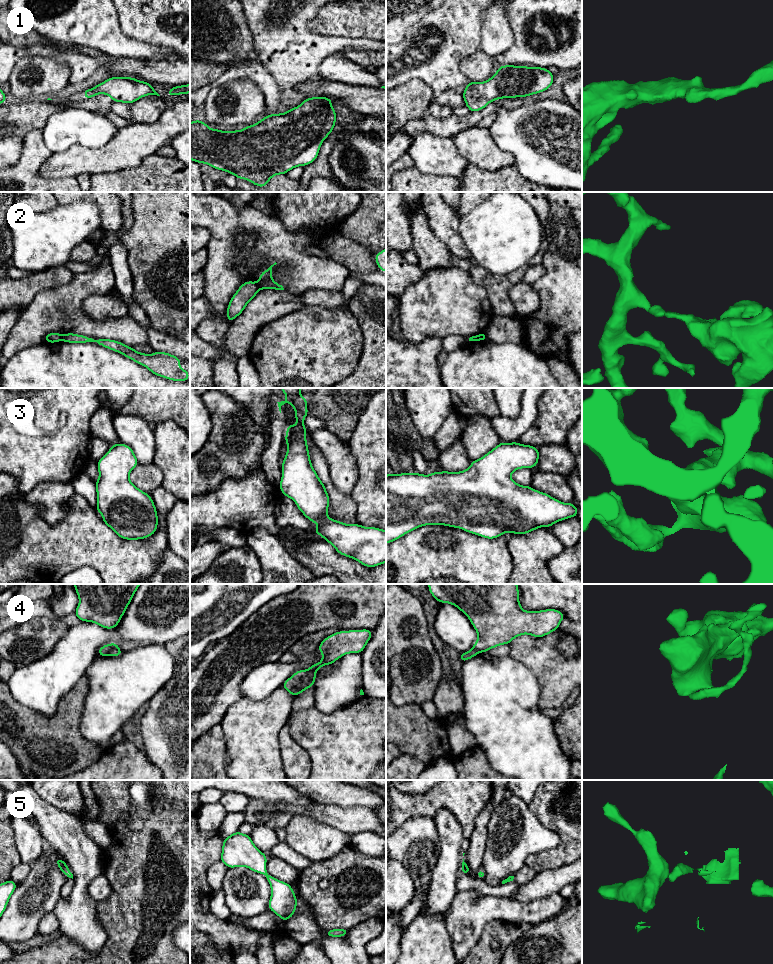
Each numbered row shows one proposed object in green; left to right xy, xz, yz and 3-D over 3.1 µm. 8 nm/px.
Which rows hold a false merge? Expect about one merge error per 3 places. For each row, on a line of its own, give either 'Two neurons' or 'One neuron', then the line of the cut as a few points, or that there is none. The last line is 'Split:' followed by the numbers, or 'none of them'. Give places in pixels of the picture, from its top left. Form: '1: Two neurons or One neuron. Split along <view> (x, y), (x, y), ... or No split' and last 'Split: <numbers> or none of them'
1: One neuron. No split
2: Two neurons. Split along xz (257, 283), (261, 288)
3: One neuron. No split
4: One neuron. No split
5: One neuron. No split
Split: 2

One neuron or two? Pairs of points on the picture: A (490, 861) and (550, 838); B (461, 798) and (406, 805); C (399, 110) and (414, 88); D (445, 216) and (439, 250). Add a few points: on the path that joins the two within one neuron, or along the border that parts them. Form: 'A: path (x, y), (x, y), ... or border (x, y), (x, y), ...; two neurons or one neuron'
A: path (505, 858), (527, 838), (535, 838); one neuron
B: path (447, 798), (428, 799), (425, 802), (420, 802); one neuron
C: path (404, 105), (414, 93); one neuron
D: border (427, 221), (432, 232), (447, 247), (454, 260); two neurons

